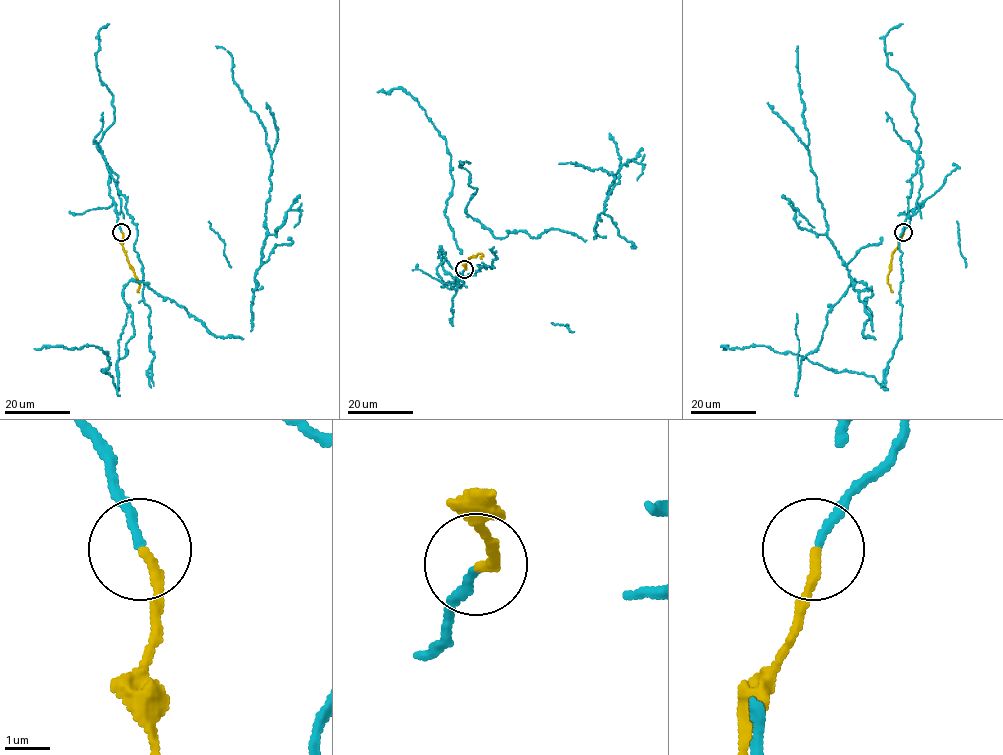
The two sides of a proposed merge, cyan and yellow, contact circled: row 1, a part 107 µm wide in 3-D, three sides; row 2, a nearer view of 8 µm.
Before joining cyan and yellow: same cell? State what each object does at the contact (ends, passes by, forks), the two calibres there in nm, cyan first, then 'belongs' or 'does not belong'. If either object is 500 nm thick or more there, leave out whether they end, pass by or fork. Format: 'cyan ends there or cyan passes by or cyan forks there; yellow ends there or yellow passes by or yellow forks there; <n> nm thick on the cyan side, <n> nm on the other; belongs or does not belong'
cyan ends there; yellow ends there; 180 nm thick on the cyan side, 220 nm on the other; does not belong

